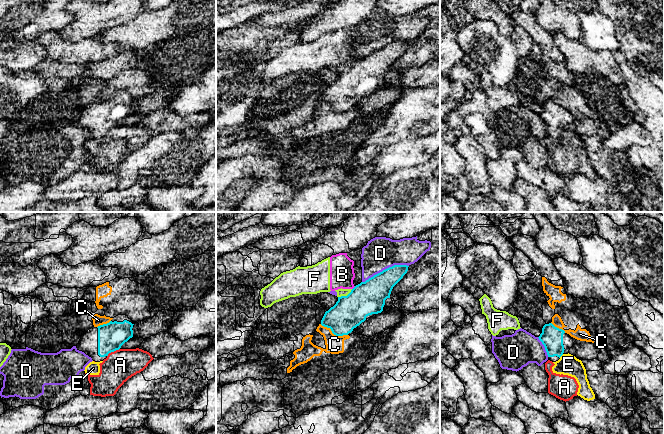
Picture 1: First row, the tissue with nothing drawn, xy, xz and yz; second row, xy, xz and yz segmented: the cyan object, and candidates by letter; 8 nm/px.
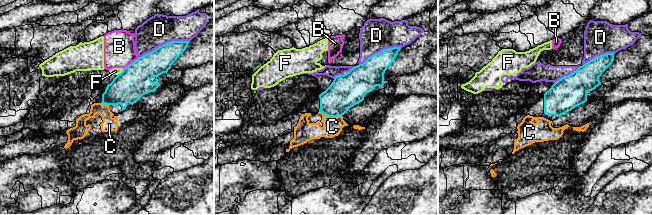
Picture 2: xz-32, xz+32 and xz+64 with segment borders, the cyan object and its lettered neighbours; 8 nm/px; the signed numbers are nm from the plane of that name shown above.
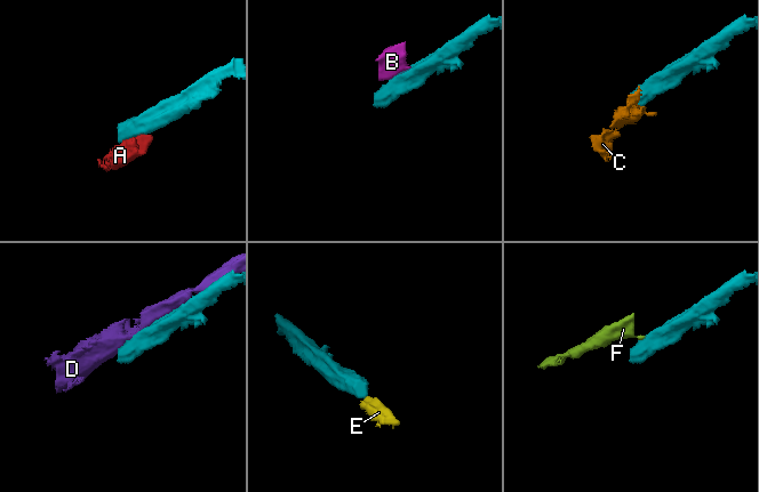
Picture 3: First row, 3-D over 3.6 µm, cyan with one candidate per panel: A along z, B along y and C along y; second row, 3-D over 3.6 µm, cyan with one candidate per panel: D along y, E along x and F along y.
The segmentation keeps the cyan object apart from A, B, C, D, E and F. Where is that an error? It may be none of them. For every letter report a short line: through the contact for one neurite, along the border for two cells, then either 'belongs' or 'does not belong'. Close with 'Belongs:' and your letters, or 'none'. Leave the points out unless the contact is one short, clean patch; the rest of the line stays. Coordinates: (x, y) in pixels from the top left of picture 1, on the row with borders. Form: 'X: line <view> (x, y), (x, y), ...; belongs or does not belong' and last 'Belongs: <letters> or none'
A: line xy (119, 348), (111, 351), (107, 356); does not belong
B: line xz (355, 286), (352, 289); does not belong
C: line xz (320, 324), (328, 327), (336, 335), (347, 335); does not belong
D: does not belong
E: line yz (563, 354), (559, 357); does not belong
F: line xz (352, 289), (346, 295), (338, 297); does not belong
Belongs: none

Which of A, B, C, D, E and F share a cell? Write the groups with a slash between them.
A E / B F / C / D

